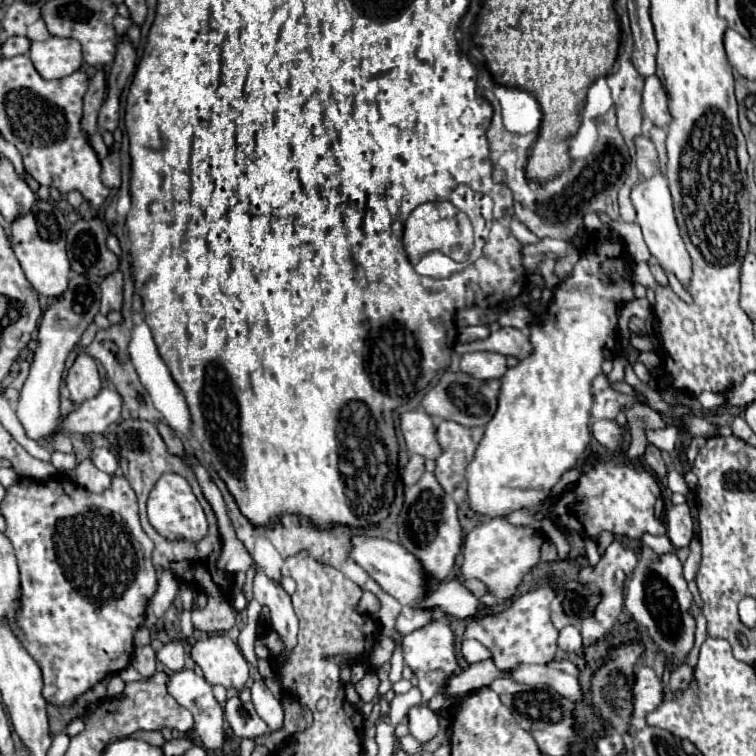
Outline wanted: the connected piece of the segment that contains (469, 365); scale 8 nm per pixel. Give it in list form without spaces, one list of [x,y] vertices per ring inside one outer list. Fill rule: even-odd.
[[[464,353],[460,359],[460,371],[478,379],[500,379],[506,373],[506,357],[500,353]]]

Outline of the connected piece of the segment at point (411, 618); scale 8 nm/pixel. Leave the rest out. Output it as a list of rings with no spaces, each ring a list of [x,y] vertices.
[[[412,609],[412,615],[400,613],[396,623],[412,623],[414,629],[420,629],[420,627],[426,627],[428,623],[432,623],[432,613],[434,613],[434,609]]]

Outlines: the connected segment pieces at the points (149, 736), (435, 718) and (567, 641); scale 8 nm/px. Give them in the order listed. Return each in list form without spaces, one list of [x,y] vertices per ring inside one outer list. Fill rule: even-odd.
[[[140,731],[136,737],[146,741],[146,743],[150,743],[150,745],[156,745],[156,747],[162,747],[166,743],[160,731]]]
[[[422,705],[410,707],[406,717],[408,717],[410,735],[416,737],[420,743],[430,741],[440,729],[440,715],[430,707],[422,707]]]
[[[564,627],[558,637],[558,647],[566,653],[576,653],[582,647],[582,637],[576,627]]]

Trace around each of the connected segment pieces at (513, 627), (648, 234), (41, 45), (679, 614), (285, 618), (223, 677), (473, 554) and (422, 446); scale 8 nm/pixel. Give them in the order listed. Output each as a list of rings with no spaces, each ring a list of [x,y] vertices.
[[[550,575],[542,579],[538,589],[532,589],[524,595],[516,595],[508,609],[494,613],[482,613],[478,617],[470,617],[466,621],[464,639],[476,639],[492,653],[492,661],[498,669],[512,669],[518,663],[550,663],[554,659],[556,647],[556,629],[550,621],[550,603],[558,589],[560,581]]]
[[[654,175],[646,181],[640,181],[632,189],[630,197],[632,197],[632,203],[636,207],[638,225],[642,227],[642,235],[644,235],[644,241],[646,241],[650,253],[658,259],[658,263],[662,265],[662,269],[666,273],[672,273],[682,285],[688,285],[690,279],[692,279],[692,259],[690,259],[690,253],[684,245],[684,239],[680,235],[678,223],[676,223],[674,203],[672,203],[672,195],[670,195],[666,177],[664,175]]]
[[[48,37],[46,41],[32,41],[30,59],[44,79],[60,79],[82,65],[82,49],[74,39]]]
[[[640,547],[638,565],[630,575],[630,581],[626,585],[626,611],[648,629],[648,635],[654,639],[660,651],[666,655],[674,655],[674,663],[686,663],[688,653],[694,645],[694,629],[696,621],[688,613],[692,603],[692,593],[686,587],[686,581],[682,577],[682,563],[676,557],[676,553],[664,553],[658,555],[650,547]]]
[[[256,569],[254,599],[260,605],[270,607],[270,627],[282,637],[282,641],[286,641],[286,647],[292,649],[298,633],[298,619],[292,609],[292,599],[282,589],[282,583],[270,579],[262,569]]]
[[[208,635],[192,645],[192,659],[200,665],[204,679],[214,687],[244,689],[248,663],[240,647],[228,635]]]
[[[502,517],[486,519],[476,529],[472,529],[464,539],[464,563],[462,575],[464,579],[480,579],[486,585],[486,591],[500,599],[510,599],[516,593],[518,583],[524,573],[528,573],[540,561],[540,545],[544,535],[536,529],[514,527]]]
[[[422,409],[400,413],[400,431],[404,435],[410,455],[422,455],[424,459],[436,459],[442,449],[434,437],[434,421]]]

